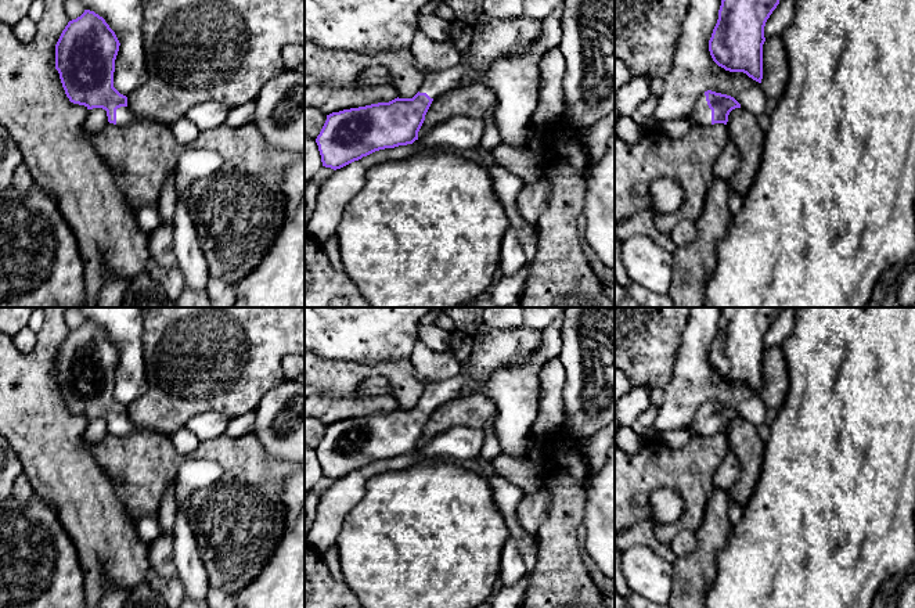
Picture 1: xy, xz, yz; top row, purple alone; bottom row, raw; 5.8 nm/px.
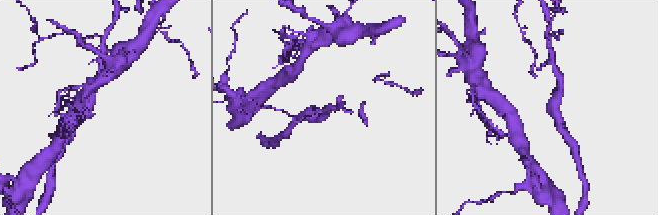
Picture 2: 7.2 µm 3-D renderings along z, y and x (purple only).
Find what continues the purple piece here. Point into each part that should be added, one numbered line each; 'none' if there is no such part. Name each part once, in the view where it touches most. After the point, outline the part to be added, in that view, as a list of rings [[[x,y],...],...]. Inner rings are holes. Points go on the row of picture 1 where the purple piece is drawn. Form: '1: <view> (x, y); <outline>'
1: yz (702, 114); [[[703,94],[695,104],[689,120],[702,126],[712,125],[712,109],[707,105],[706,96]]]

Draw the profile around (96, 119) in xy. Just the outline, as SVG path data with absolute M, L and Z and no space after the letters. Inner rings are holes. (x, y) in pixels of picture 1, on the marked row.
M102 108L89 109L84 119L84 130L91 134L100 133L108 125L107 111Z

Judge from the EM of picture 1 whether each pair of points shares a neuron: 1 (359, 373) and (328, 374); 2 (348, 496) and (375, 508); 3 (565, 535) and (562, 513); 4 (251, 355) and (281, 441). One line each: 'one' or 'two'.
1: one
2: two
3: one
4: two

